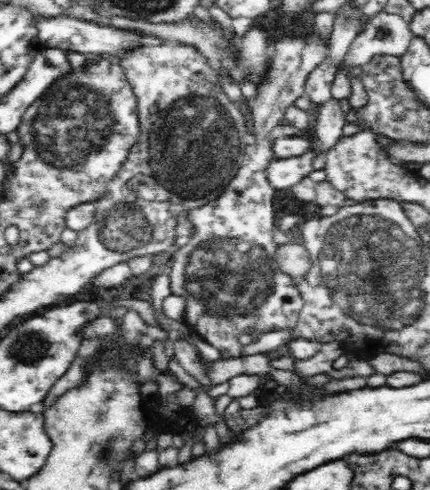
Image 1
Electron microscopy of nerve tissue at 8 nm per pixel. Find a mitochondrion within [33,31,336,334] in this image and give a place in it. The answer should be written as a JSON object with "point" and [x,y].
{"point":[195,145]}

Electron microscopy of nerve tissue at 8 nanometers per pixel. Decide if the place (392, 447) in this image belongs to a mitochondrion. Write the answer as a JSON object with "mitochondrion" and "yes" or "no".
{"mitochondrion":"no"}

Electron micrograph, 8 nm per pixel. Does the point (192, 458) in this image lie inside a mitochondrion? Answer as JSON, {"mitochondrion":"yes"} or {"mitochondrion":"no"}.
{"mitochondrion":"no"}

